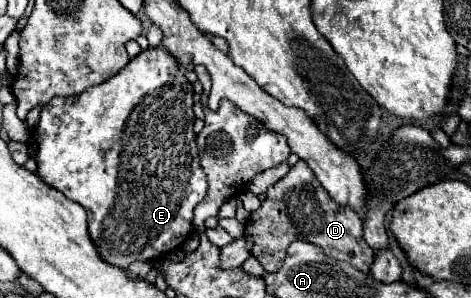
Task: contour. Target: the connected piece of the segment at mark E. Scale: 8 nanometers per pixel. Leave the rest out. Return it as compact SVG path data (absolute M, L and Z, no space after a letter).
M150 46L148 50L142 50L138 56L130 58L128 66L124 66L116 76L108 78L100 86L92 86L82 92L82 96L54 96L52 102L48 102L42 112L40 112L40 122L32 130L32 138L36 142L36 164L38 170L36 174L40 176L42 182L48 186L60 190L66 198L78 202L86 212L88 212L88 234L92 236L96 250L100 252L100 258L104 262L110 262L112 266L126 268L136 260L162 260L166 254L178 250L190 236L192 236L192 216L194 208L204 200L208 182L204 176L204 170L200 168L200 158L198 158L198 148L196 148L196 134L192 130L194 124L194 112L192 112L192 84L184 78L184 72L180 70L176 58L162 46Z

